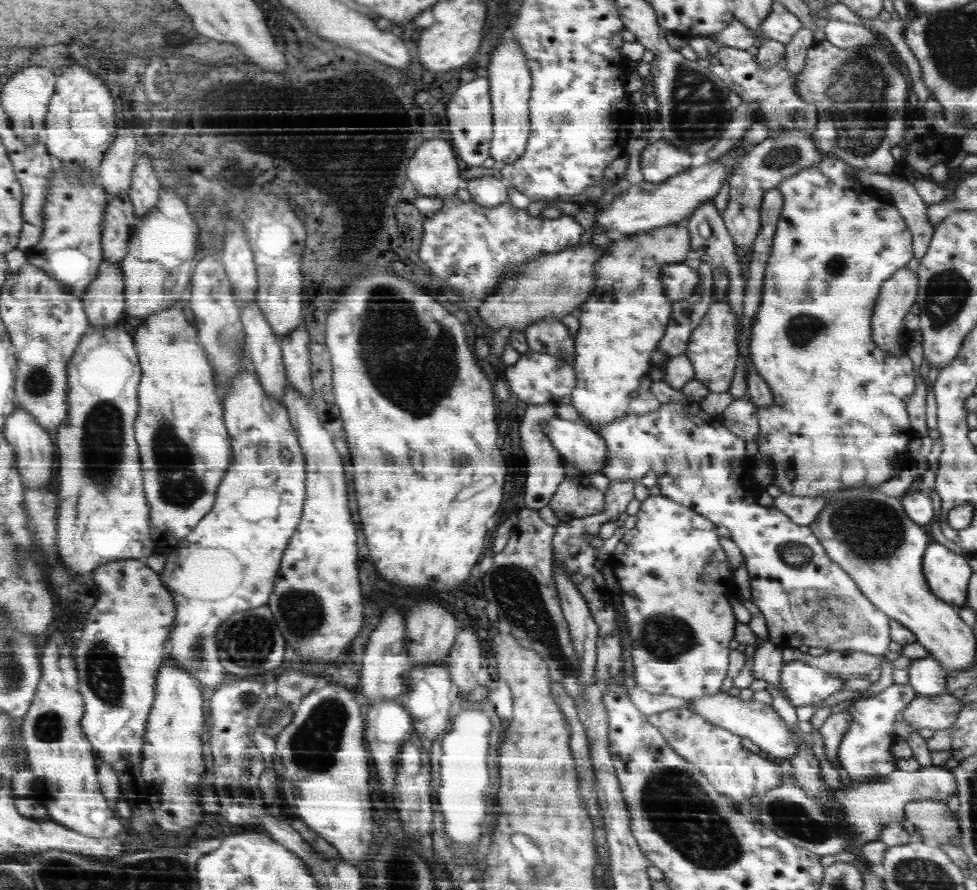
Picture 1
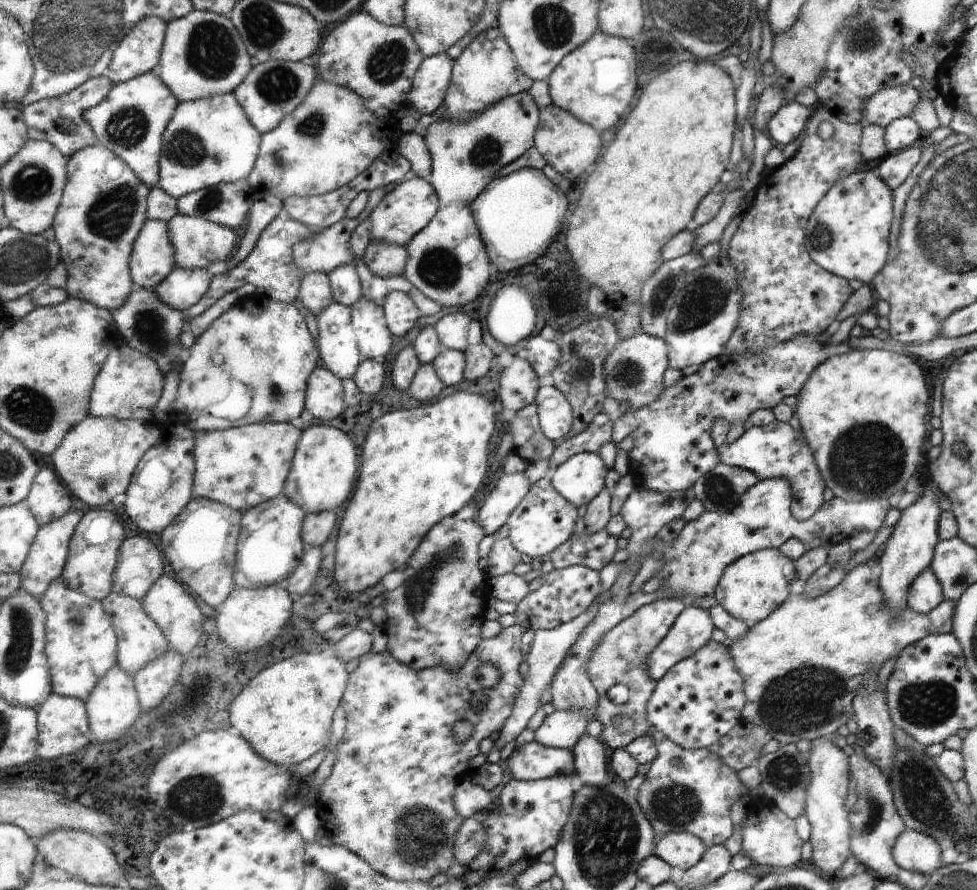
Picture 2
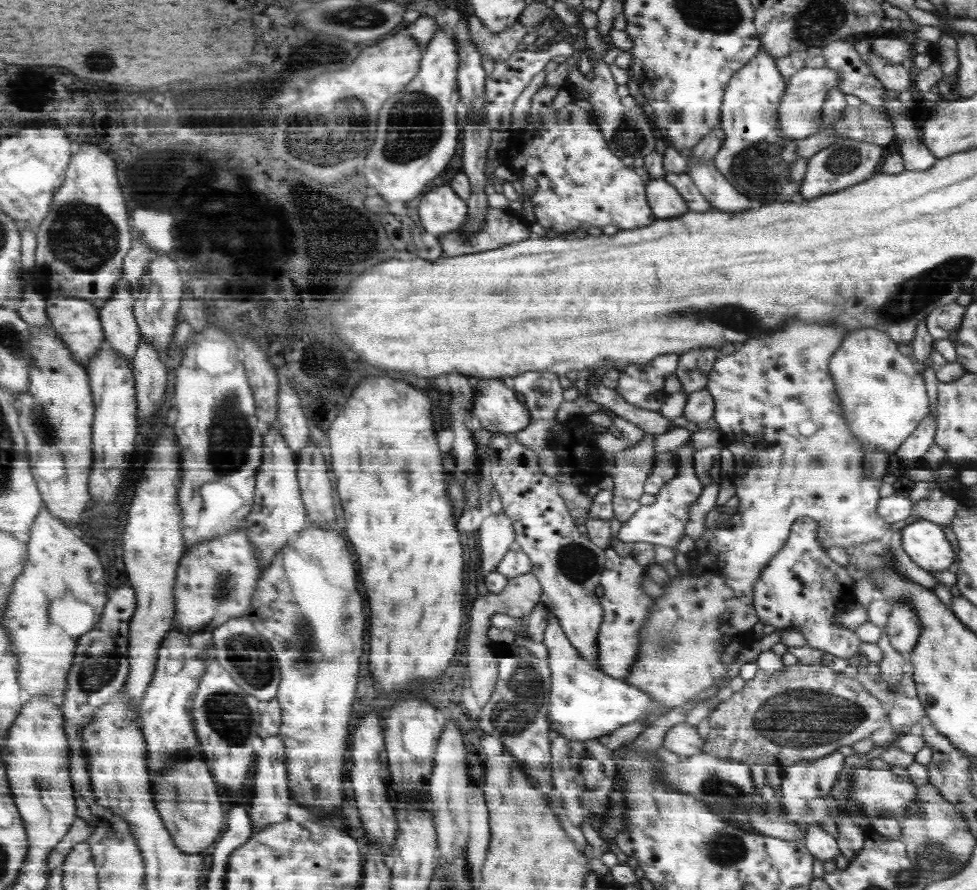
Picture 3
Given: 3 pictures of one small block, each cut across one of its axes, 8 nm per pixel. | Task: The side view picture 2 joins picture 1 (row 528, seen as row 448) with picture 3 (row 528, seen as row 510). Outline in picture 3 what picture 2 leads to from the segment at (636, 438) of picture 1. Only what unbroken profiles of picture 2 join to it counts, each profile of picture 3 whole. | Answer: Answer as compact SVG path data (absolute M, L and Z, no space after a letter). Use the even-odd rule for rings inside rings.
M807 516L795 520L787 544L773 560L769 560L753 588L753 606L759 622L769 624L775 630L799 626L807 646L849 660L859 654L861 640L847 628L835 628L831 618L855 604L855 588L845 568L825 556L823 546L817 542L817 528L819 524Z

